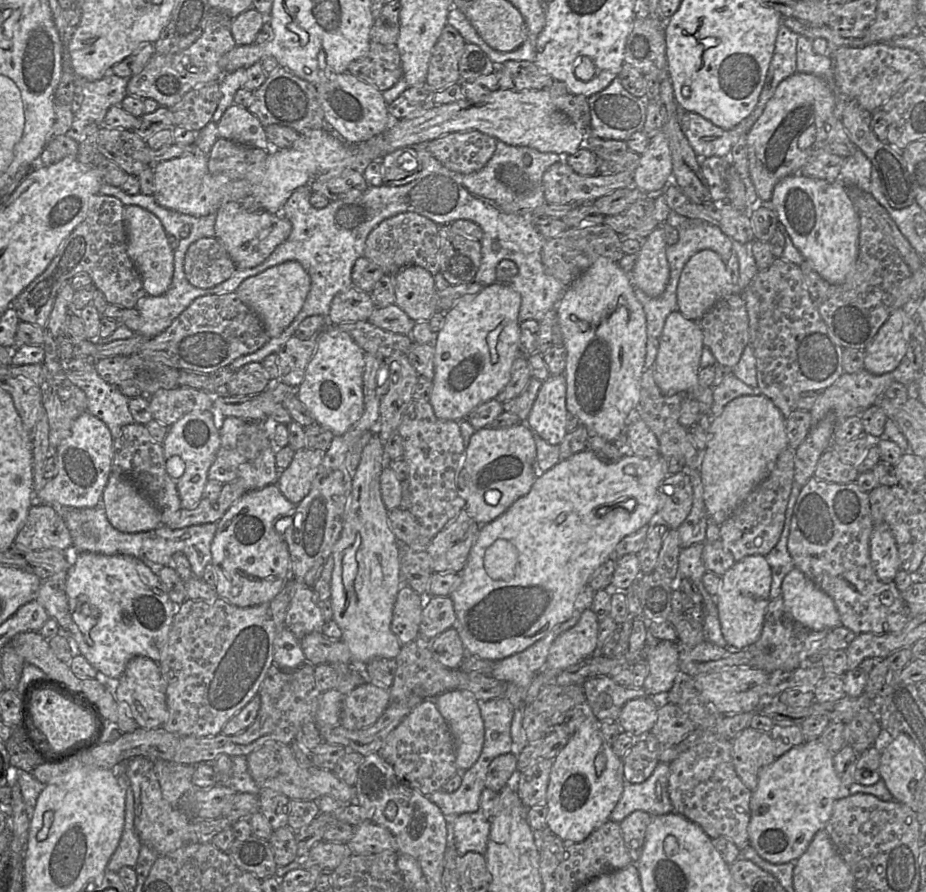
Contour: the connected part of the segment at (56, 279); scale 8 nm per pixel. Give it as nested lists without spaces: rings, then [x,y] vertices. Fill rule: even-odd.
[[[97,194],[90,202],[86,218],[78,224],[70,235],[59,246],[56,256],[48,267],[35,278],[10,304],[20,321],[36,324],[43,328],[52,311],[59,289],[70,282],[77,274],[87,273],[92,279],[92,285],[100,290],[108,304],[121,308],[135,308],[139,299],[146,296],[141,277],[127,253],[126,232],[123,221],[124,205],[113,197]]]

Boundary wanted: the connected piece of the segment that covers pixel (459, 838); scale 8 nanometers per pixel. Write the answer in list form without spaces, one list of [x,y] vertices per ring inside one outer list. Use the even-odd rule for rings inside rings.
[[[481,810],[458,815],[453,824],[454,842],[459,856],[468,851],[485,855],[490,833],[490,819]]]

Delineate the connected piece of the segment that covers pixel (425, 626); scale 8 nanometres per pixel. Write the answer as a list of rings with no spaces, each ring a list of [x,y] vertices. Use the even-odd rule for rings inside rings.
[[[421,596],[423,610],[418,637],[424,643],[430,643],[442,632],[454,626],[456,615],[449,596]],[[424,599],[426,602],[423,602]]]

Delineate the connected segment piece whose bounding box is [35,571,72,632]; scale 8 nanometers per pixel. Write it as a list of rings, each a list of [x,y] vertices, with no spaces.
[[[61,571],[41,581],[35,599],[44,607],[50,618],[55,619],[63,630],[69,632],[72,617],[69,613],[68,600],[65,592],[66,579],[67,571]]]

